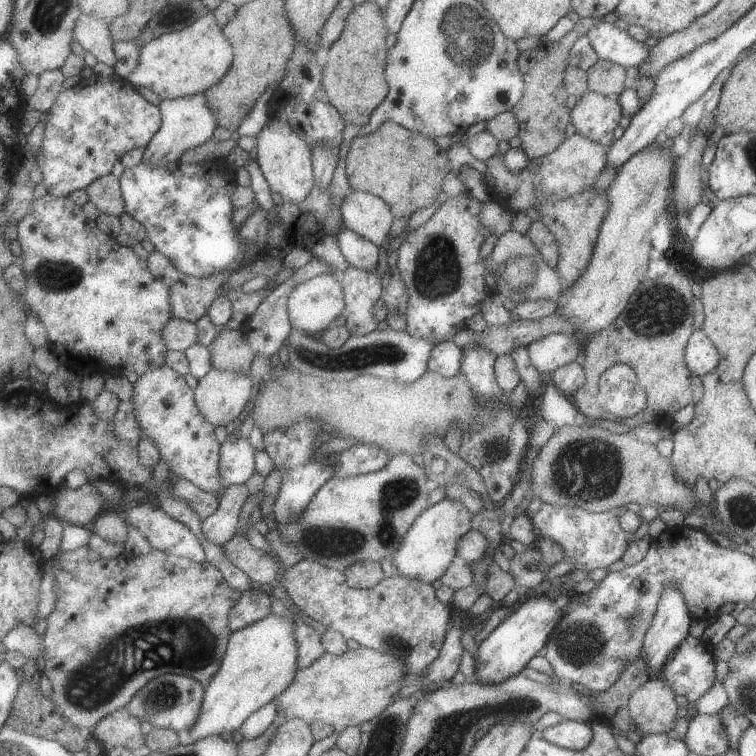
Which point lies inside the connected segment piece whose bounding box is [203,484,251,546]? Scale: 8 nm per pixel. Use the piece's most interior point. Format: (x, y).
(221, 527)

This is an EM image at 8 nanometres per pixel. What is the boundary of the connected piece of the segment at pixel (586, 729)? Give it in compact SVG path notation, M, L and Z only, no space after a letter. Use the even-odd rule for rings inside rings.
M561 720L559 723L537 730L534 736L555 746L577 751L583 750L592 737L590 722L577 722L577 720Z

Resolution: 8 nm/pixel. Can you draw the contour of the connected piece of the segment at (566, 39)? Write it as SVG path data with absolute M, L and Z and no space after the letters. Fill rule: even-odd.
M604 17L579 19L572 30L559 40L549 42L542 36L537 46L519 52L518 68L523 76L524 91L519 102L510 111L519 124L520 148L529 159L550 153L565 140L563 130L570 122L570 110L565 104L568 94L565 92L563 77L569 64L569 49L579 36L586 34L590 26L599 20L605 20Z

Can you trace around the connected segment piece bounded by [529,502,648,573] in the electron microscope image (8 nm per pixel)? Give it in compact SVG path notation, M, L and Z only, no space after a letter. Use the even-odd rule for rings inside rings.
M542 502L539 510L535 514L530 514L529 517L537 537L545 536L545 538L553 540L563 550L564 557L571 560L572 570L590 573L598 569L605 570L609 564L623 556L629 542L641 540L647 535L648 523L642 520L639 528L633 534L627 534L619 528L619 514L621 512L632 512L641 519L641 509L638 504L631 503L600 513L590 513L579 507L563 508Z

